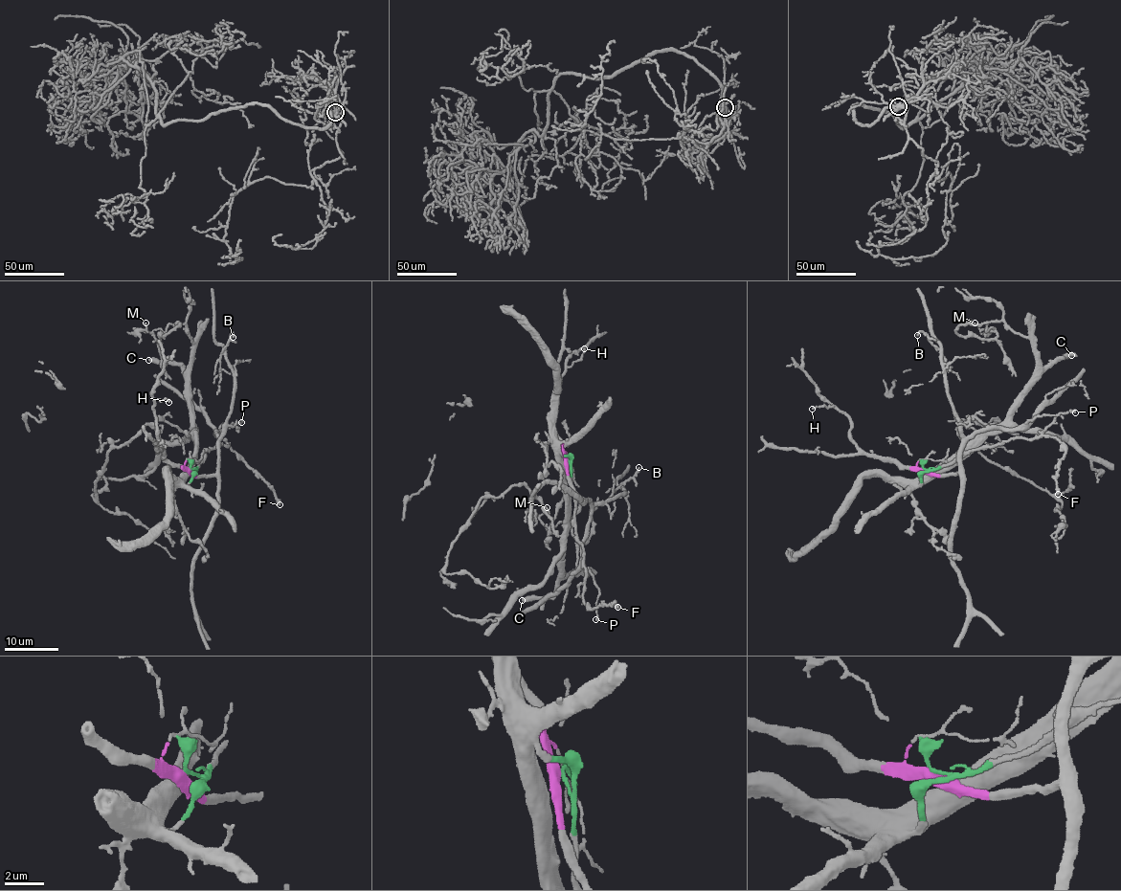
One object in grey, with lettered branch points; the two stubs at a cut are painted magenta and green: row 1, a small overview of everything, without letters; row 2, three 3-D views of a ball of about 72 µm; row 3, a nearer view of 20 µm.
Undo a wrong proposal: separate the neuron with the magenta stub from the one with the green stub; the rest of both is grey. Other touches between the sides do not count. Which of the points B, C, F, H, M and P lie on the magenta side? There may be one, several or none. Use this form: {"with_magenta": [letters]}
{"with_magenta": ["B", "H", "P"]}

